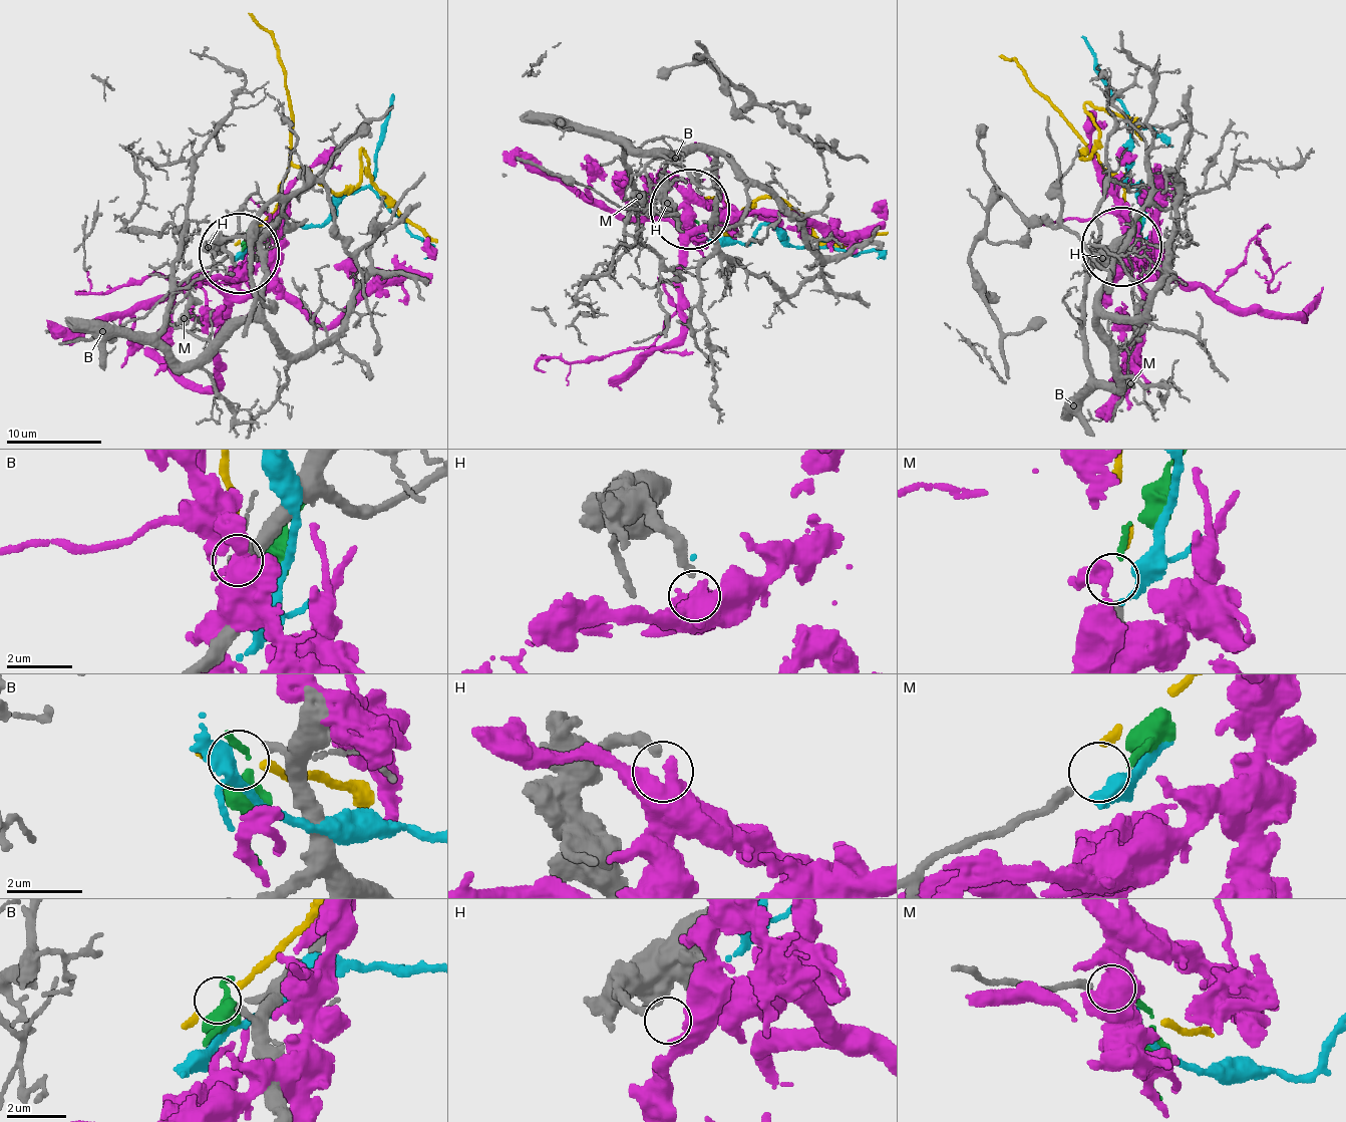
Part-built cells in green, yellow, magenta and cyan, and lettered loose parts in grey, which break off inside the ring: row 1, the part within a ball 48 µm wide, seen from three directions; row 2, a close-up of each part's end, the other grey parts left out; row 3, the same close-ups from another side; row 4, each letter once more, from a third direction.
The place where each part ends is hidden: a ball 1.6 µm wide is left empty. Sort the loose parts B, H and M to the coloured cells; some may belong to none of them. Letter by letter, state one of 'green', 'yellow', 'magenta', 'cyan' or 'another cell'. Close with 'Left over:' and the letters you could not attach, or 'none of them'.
B: another cell
H: magenta
M: green
Left over: B

